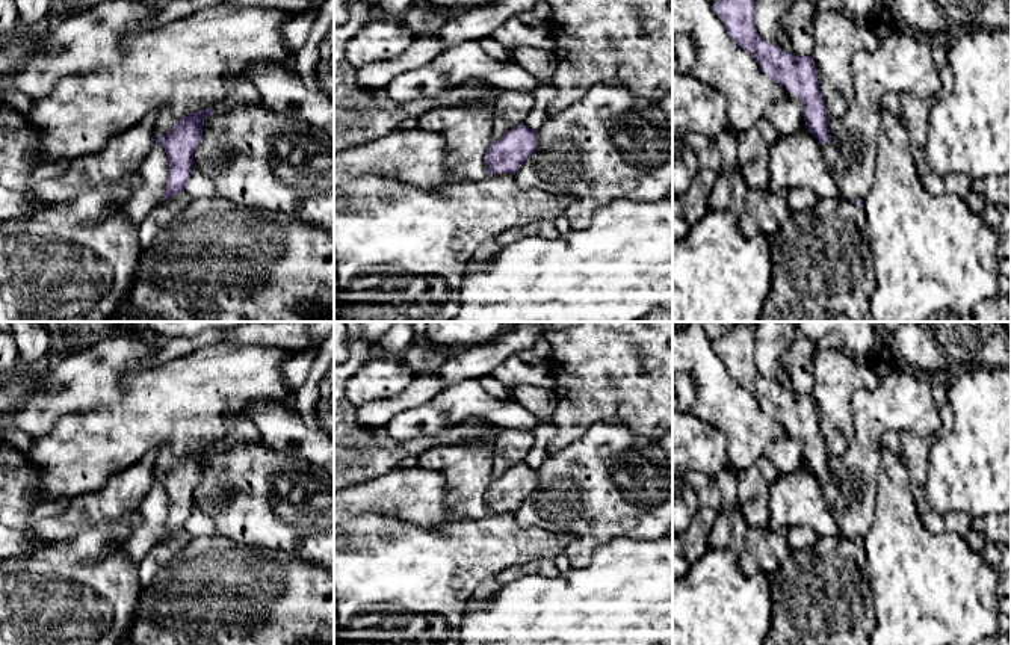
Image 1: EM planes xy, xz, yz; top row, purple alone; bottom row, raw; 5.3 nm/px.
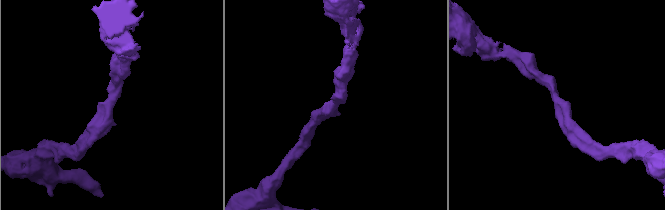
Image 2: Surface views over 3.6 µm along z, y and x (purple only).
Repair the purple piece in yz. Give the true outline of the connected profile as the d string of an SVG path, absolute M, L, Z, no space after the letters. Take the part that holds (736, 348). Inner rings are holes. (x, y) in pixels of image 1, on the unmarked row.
M733 323L725 335L713 340L713 347L731 378L756 397L760 408L799 437L804 459L818 480L831 480L830 453L819 431L812 394L784 391L780 384L757 372L753 326Z

